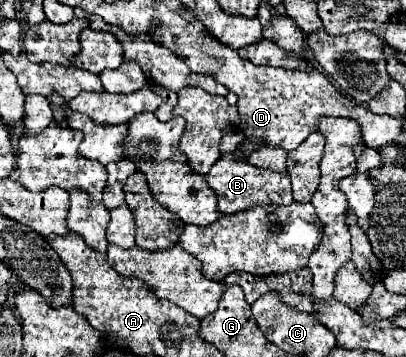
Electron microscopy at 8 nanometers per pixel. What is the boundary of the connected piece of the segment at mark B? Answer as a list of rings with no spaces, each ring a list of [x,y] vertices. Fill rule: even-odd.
[[[222,154],[218,162],[212,164],[210,172],[206,174],[208,186],[218,196],[218,210],[222,214],[232,214],[238,210],[248,210],[252,206],[266,206],[266,204],[290,204],[292,202],[292,180],[290,174],[276,174],[274,170],[264,170],[258,166],[248,164],[246,160],[236,158],[234,154]]]

